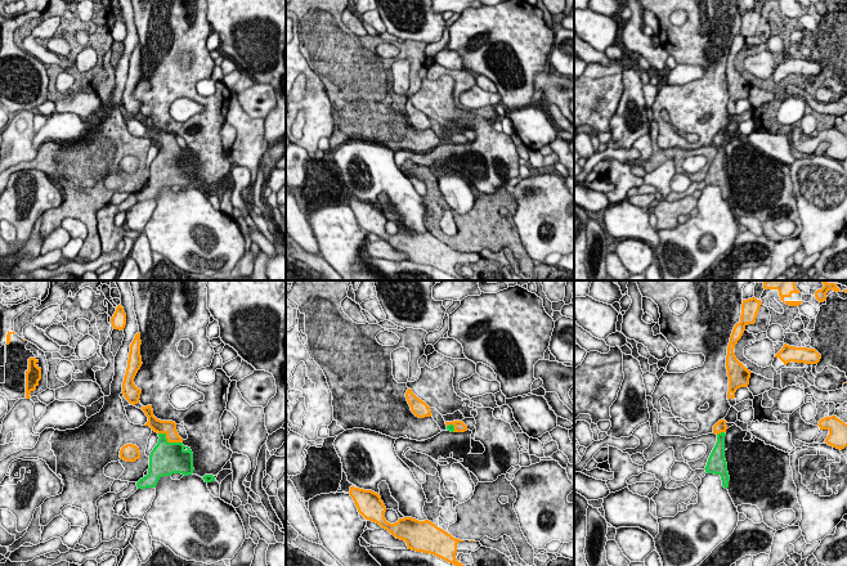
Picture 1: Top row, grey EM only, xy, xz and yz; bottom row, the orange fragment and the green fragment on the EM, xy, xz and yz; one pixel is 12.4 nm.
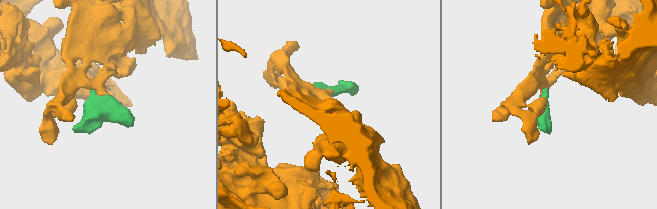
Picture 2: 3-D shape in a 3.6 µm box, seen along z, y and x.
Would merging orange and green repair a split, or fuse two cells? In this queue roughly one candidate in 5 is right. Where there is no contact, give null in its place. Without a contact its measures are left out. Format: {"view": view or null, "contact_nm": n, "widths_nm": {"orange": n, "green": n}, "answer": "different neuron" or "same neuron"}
{"view": "xy", "contact_nm": 340, "widths_nm": {"orange": 190, "green": 420}, "answer": "same neuron"}

